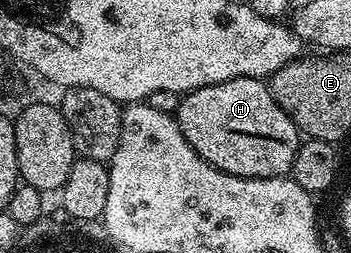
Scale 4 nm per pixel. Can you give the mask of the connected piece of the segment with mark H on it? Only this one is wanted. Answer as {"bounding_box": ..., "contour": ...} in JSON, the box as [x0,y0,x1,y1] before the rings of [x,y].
{"bounding_box":[177,76,301,178],"contour":[[[242,76],[229,82],[198,88],[186,93],[179,101],[177,113],[179,129],[185,134],[189,146],[205,162],[217,170],[245,178],[286,177],[293,166],[293,158],[301,143],[301,133],[295,123],[277,106],[270,87],[258,76]]]}

